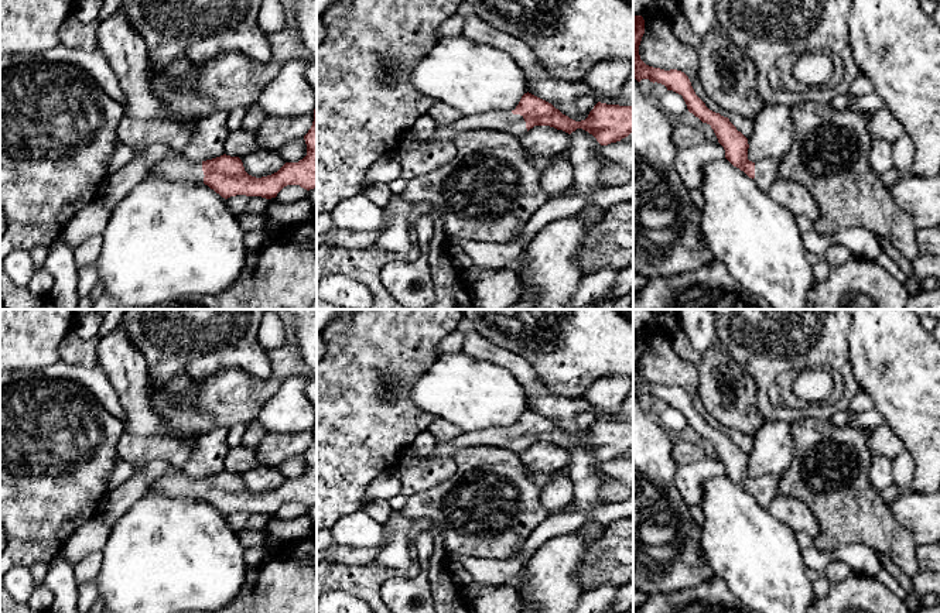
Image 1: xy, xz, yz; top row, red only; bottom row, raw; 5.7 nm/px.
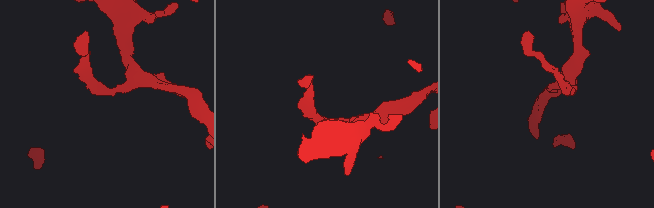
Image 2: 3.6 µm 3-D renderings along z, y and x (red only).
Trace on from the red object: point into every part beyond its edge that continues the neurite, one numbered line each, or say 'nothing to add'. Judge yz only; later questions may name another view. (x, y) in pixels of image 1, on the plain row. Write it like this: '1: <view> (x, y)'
1: yz (765, 486)

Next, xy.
1: xy (174, 483)

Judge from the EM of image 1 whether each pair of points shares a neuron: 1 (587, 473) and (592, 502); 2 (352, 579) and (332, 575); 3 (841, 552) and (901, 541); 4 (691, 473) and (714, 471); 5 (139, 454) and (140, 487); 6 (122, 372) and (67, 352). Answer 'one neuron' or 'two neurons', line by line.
1: one neuron
2: one neuron
3: two neurons
4: one neuron
5: two neurons
6: two neurons

